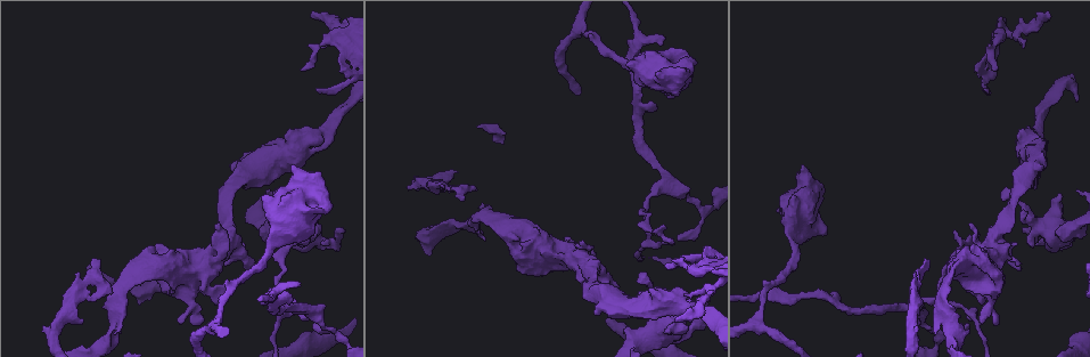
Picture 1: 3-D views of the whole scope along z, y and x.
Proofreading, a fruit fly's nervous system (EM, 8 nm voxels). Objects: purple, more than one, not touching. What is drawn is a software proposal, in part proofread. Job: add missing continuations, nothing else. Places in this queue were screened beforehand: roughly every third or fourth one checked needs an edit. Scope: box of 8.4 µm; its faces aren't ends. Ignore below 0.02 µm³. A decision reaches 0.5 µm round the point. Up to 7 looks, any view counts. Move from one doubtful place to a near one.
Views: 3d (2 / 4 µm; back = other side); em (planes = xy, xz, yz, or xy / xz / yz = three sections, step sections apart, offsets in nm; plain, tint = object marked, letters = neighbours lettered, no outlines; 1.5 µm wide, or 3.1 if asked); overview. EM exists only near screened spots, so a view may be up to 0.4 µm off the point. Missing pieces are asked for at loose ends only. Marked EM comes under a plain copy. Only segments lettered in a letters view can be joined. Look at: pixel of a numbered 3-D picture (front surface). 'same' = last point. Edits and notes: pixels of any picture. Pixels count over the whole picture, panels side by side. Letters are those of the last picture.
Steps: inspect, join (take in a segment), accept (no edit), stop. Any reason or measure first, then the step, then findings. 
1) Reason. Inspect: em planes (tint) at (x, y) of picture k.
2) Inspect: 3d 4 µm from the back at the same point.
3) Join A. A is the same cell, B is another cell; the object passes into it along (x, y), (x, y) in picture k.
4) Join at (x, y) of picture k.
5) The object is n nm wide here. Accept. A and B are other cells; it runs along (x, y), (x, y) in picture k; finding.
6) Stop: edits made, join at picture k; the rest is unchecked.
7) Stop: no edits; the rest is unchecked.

An open end. Inspect: em planes (letters) at (993, 68) of picture 1.

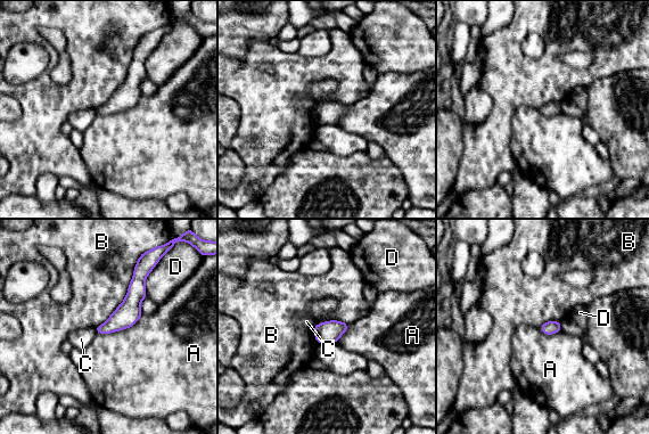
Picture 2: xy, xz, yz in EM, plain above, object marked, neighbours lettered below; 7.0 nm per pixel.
The object is 100 nm wide here. Accept. A, B, C and D are other cells; a border runs along (141, 314), (131, 326), (97, 333) in picture 2; none of them fits.

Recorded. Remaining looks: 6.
Branch stops here. Inspect: em xy step 8 (letters) at (791, 198) of picture 1.

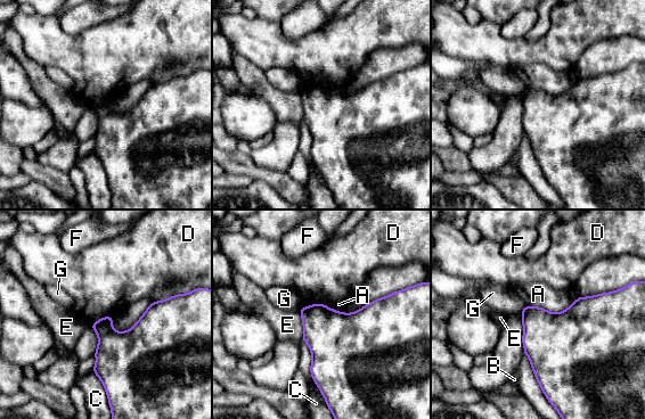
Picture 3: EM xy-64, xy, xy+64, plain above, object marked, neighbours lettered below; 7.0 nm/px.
Another direction. Inspect: em planes (letters) at the same point.

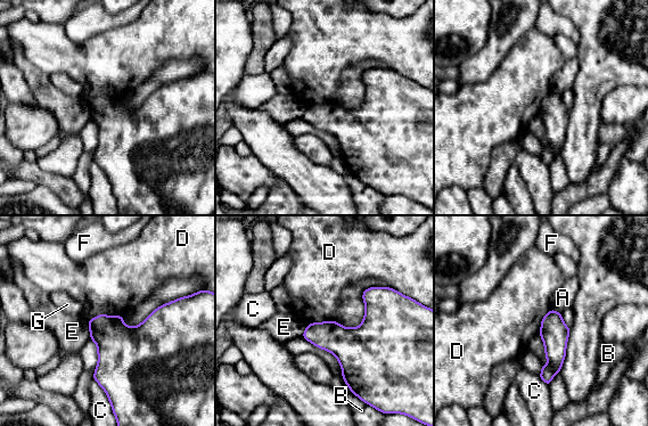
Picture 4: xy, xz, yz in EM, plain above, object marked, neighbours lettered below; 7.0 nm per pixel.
Accept. A, B, C, D, E, F and G are other cells; a border runs along (122, 316), (97, 314), (87, 321) in picture 4; no lettered segment goes on from it.

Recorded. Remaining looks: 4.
Branch stops here. Inspect: 3d 2 µm from the back at (663, 43) of picture 1.

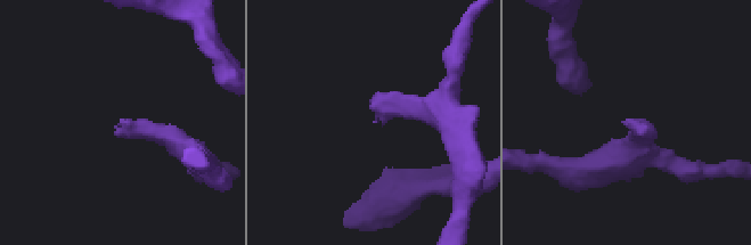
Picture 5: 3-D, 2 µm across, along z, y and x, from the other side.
Inspect: em xz step 8 (letters) at (624, 123) of picture 5.

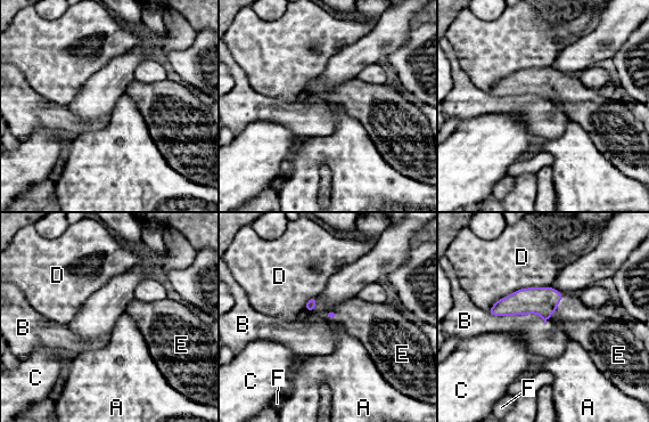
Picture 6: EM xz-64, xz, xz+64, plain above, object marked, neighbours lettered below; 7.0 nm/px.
Cut it another way. Inspect: em planes (letters) at the same point.

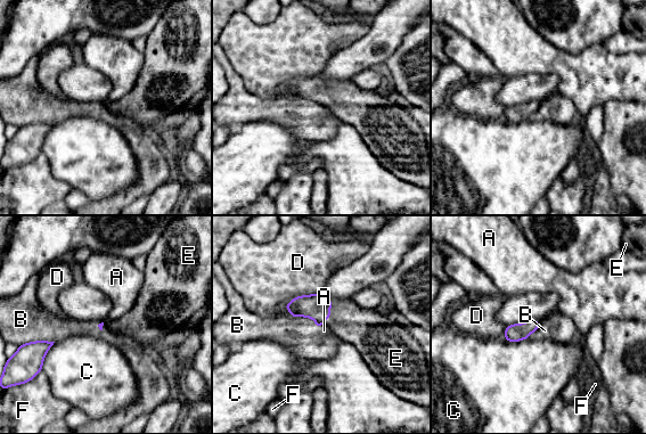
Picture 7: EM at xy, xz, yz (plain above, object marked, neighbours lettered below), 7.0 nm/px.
The longest contact is with D, 300 nm. Join E. E is the same cell, A, B, C, D and F are other cells; it goes on there.

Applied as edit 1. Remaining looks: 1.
Stop: edits made, join at picture 7; the rest is unchecked.

